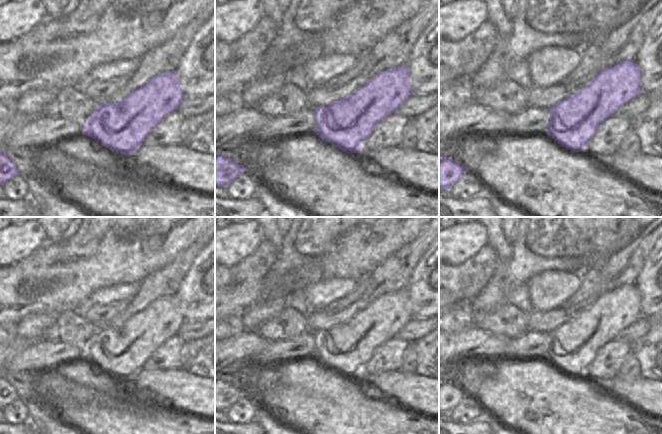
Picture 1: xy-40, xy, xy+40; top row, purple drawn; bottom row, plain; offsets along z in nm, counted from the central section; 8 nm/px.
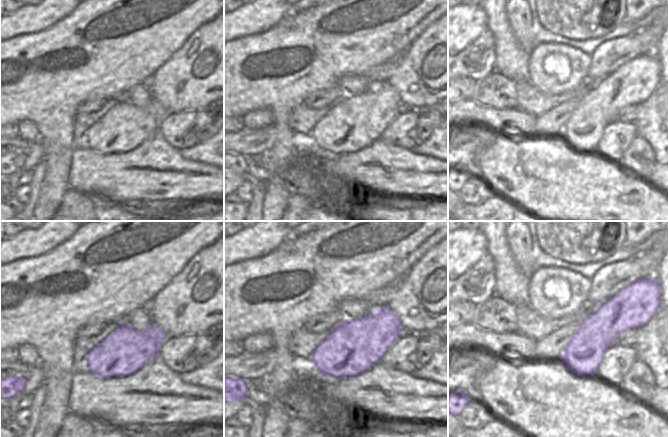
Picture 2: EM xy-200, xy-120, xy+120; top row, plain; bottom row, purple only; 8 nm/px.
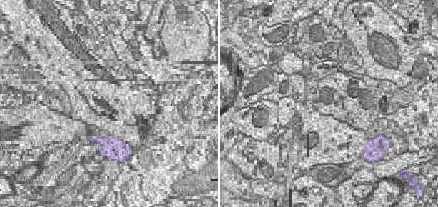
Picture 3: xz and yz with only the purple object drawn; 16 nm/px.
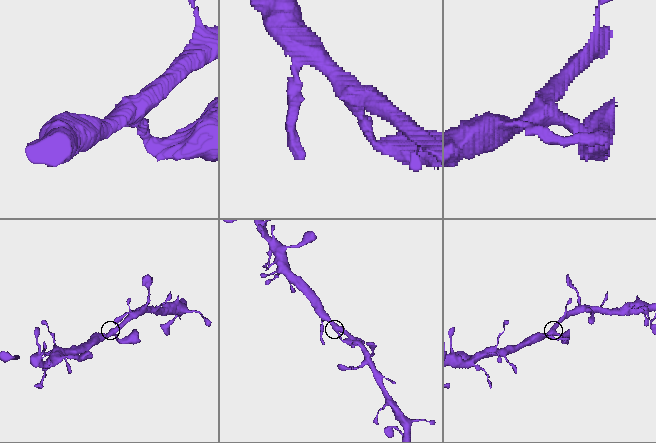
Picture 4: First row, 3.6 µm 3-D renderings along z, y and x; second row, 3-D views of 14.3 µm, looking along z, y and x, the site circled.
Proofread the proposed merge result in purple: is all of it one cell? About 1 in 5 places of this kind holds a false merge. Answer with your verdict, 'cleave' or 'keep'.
keep

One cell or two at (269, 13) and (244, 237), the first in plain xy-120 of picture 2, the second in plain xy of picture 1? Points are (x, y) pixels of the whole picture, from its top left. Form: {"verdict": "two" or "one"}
{"verdict": "one"}

